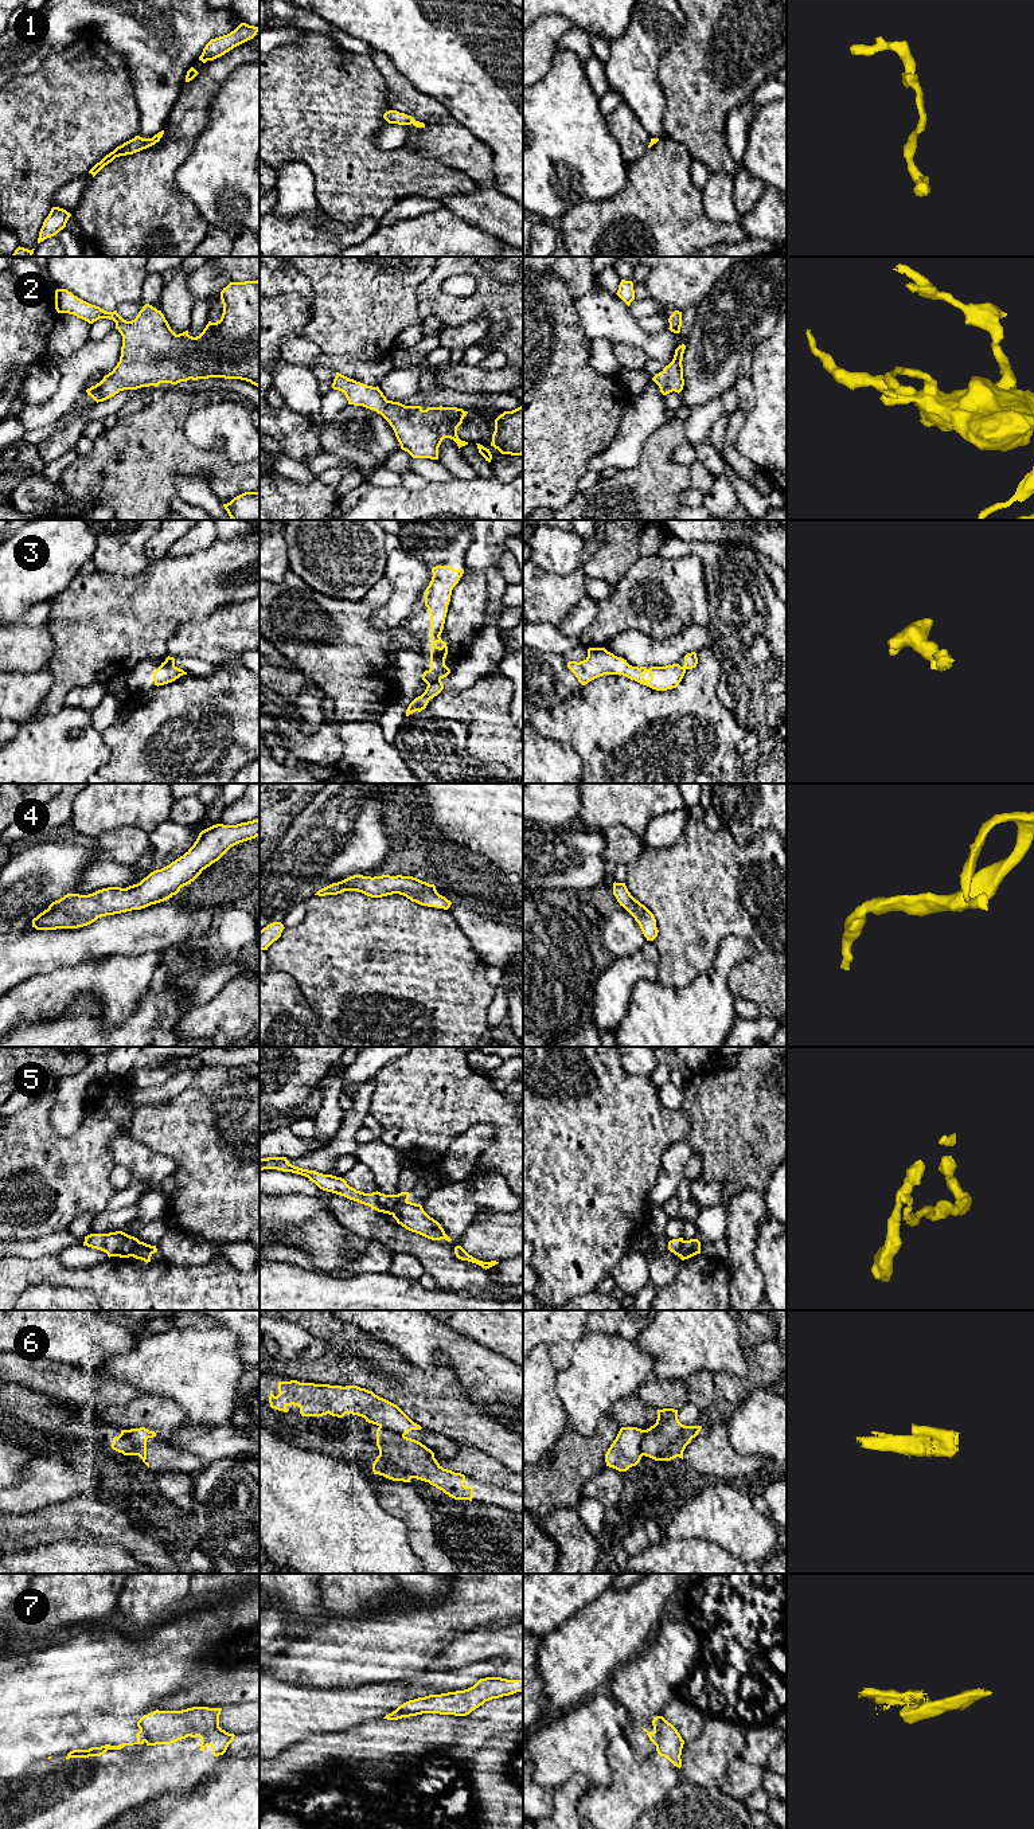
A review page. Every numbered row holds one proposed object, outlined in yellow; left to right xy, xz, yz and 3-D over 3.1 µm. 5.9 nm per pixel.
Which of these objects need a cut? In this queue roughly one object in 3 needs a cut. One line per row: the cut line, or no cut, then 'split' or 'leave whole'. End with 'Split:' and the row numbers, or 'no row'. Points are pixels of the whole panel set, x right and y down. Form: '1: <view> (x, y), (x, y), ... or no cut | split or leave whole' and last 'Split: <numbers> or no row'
1: no cut | leave whole
2: no cut | leave whole
3: xz (440, 679), (428, 684) | split
4: no cut | leave whole
5: xz (406, 1200), (391, 1214) | split
6: yz (644, 1430), (642, 1456) | split
7: xy (137, 1722), (137, 1726), (145, 1734), (145, 1740) | split
Split: 3, 5, 6, 7

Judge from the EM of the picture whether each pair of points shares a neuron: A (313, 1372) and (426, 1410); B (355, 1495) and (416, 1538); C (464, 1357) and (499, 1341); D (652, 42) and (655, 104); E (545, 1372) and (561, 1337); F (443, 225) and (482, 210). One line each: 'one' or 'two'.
A: one
B: two
C: two
D: one
E: two
F: two

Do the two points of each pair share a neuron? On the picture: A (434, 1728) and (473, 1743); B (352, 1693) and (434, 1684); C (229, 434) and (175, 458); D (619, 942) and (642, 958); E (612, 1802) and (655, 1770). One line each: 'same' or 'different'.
A: different
B: same
C: different
D: different
E: same

